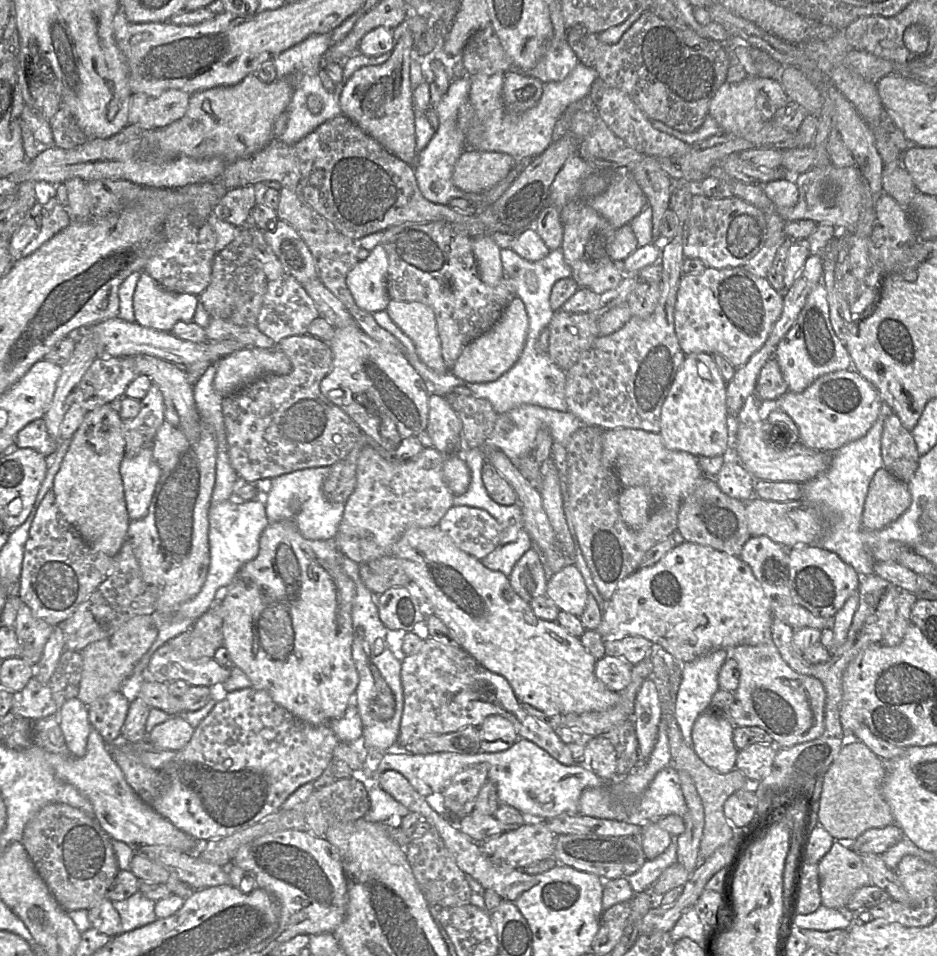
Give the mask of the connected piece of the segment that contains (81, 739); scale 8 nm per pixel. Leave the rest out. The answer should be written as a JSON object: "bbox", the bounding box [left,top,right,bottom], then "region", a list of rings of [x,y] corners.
{"bbox":[57,698,92,756],"region":[[[71,698],[59,707],[57,717],[70,754],[84,756],[92,729],[87,706],[78,698]]]}

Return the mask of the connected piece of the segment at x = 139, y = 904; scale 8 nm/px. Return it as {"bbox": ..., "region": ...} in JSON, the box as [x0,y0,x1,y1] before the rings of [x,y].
{"bbox":[112,892,155,933],"region":[[[136,892],[122,901],[112,901],[121,918],[121,933],[126,933],[154,922],[155,901]]]}

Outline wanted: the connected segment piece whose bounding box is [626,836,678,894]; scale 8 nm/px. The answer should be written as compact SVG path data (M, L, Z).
M671 836L671 843L665 851L654 859L646 860L643 866L633 875L626 877L634 894L651 891L661 873L677 862L677 836Z

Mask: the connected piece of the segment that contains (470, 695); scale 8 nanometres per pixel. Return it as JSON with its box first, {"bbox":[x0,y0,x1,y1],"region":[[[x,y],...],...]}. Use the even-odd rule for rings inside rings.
{"bbox":[396,637,575,766],"region":[[[433,637],[424,640],[421,649],[402,657],[401,681],[404,711],[396,745],[404,747],[430,736],[456,732],[467,726],[479,727],[491,715],[508,719],[519,738],[535,743],[565,766],[575,765],[571,751],[546,723],[529,715],[509,682],[489,671],[462,647],[453,647]]]}

